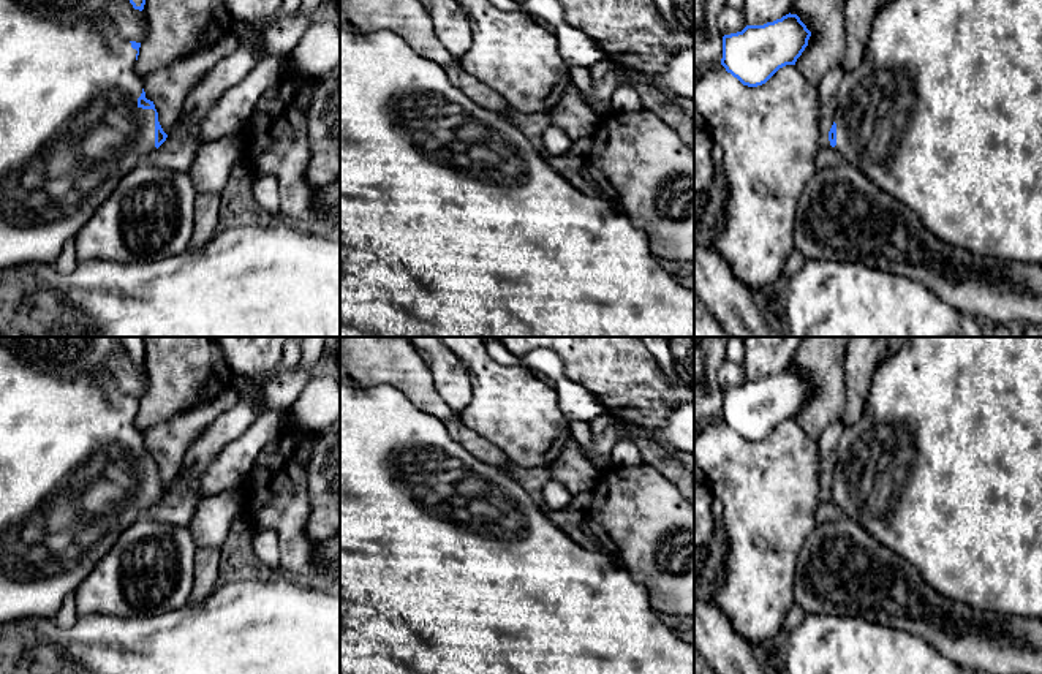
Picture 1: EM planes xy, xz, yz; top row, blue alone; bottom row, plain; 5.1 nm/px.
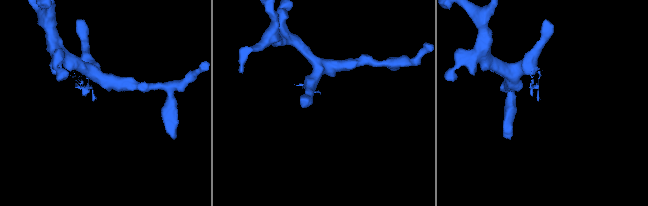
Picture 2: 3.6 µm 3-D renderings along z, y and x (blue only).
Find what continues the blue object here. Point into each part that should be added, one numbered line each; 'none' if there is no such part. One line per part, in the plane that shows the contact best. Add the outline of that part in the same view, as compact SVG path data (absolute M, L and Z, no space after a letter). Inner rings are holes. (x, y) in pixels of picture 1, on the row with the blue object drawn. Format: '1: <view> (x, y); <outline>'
1: xy (70, 128); M0 0L0 277L24 272L33 264L55 264L65 244L77 236L119 182L157 150L155 111L138 106L144 85L142 76L134 73L136 54L130 41L112 33L104 17L65 27L28 13L14 0Z

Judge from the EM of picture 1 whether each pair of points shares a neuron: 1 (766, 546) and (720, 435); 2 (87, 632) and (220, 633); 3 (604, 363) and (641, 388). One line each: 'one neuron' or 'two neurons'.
1: one neuron
2: one neuron
3: one neuron

